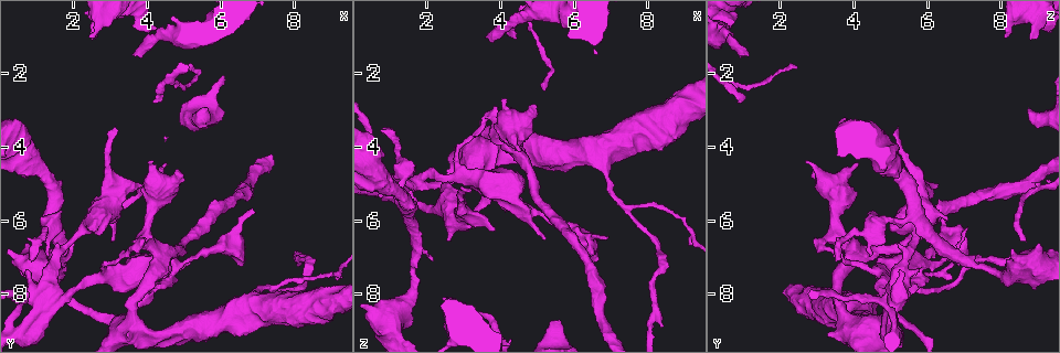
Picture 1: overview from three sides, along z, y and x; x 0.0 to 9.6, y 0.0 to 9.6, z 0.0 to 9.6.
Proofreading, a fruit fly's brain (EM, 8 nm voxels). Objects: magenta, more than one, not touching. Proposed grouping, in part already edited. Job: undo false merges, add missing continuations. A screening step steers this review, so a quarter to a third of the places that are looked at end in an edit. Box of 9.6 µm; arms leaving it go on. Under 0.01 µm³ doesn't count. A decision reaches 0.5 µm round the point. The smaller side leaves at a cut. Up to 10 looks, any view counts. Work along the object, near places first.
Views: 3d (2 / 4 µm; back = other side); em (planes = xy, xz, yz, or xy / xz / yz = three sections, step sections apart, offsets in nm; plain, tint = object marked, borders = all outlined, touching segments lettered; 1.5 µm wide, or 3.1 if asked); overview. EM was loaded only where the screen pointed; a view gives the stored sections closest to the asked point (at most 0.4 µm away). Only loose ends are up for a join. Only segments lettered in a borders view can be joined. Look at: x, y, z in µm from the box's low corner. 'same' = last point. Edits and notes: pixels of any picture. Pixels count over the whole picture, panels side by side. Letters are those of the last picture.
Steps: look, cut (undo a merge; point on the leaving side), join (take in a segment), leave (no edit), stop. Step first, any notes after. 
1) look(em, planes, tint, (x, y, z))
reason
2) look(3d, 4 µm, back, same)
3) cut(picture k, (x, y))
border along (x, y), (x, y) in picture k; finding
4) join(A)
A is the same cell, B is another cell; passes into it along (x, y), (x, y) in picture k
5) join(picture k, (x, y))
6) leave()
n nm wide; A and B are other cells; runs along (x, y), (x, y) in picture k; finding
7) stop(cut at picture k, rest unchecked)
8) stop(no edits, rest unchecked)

look(em, planes, borders, (6.95, 5.75, 6.45))
an open end

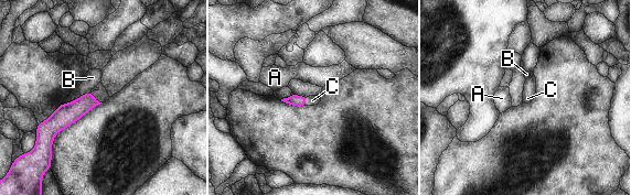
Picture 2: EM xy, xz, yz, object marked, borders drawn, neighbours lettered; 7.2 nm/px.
join(C)
C is the same cell, A and B are other cells; passes into it along (66, 114), (94, 98), (102, 95) in picture 2; the cell continues

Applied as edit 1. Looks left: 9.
look(overview)

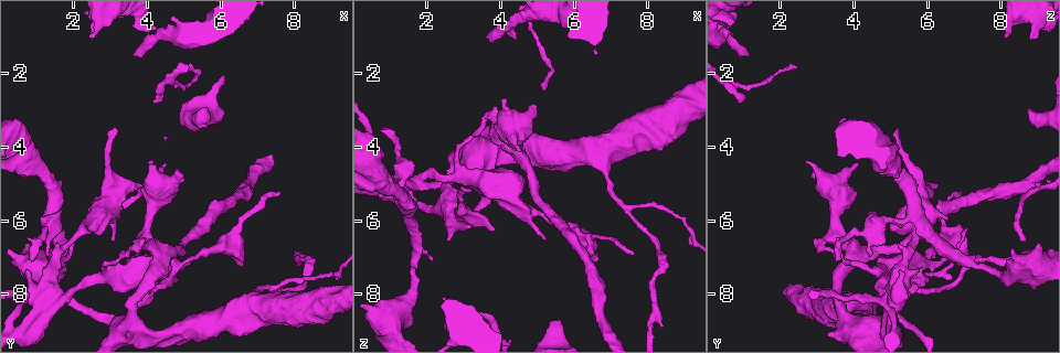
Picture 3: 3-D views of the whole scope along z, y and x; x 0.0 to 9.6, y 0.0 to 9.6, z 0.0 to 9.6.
look(3d, 4 µm, (3.05, 6.60, 8.70))

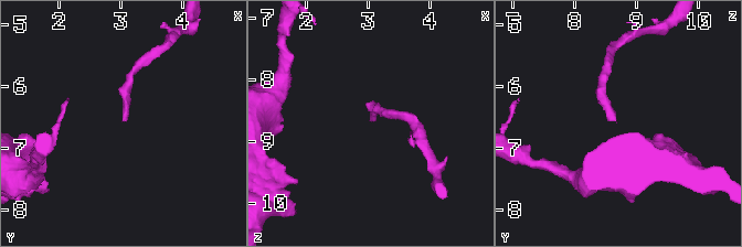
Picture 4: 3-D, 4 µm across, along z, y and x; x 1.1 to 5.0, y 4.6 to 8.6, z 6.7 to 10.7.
look(em, planes, tint, (3.05, 6.50, 8.65))
now the EM

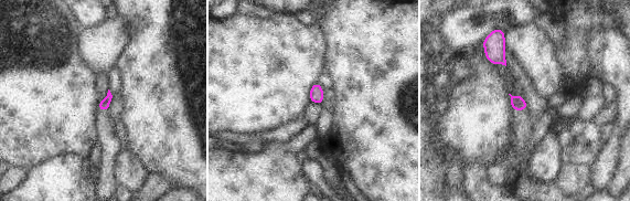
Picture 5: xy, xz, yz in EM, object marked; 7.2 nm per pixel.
look(em, planes, borders, same)
see the neighbours

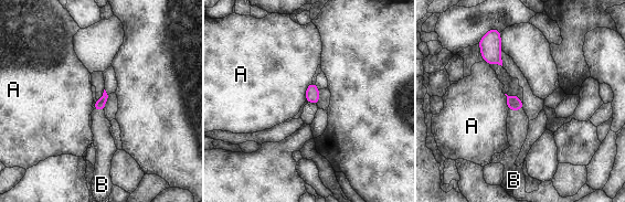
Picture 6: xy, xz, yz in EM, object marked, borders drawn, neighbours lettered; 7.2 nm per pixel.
join(B)
B is the same cell, A is another cell; passes into it along (514, 103), (515, 109), (517, 121) in picture 6; the cell continues

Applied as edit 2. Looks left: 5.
look(overview)

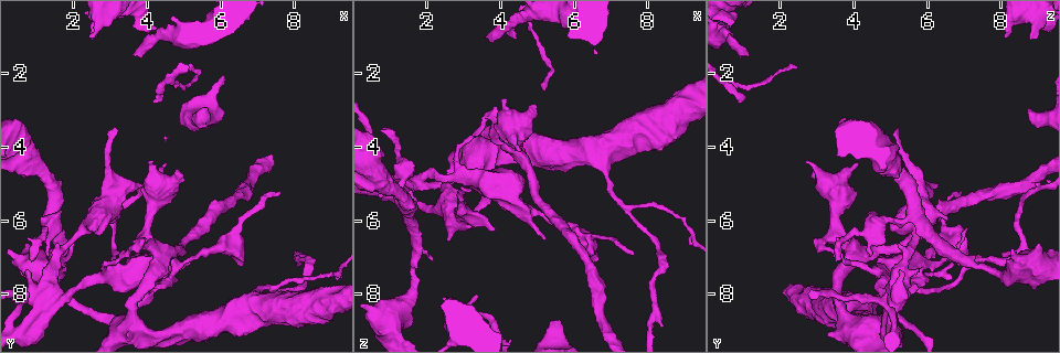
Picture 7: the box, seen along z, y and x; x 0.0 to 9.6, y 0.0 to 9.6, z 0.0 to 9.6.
look(3d, 2 µm, (0.80, 7.10, 3.60))
free end

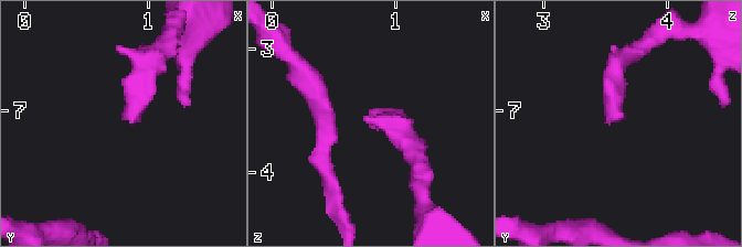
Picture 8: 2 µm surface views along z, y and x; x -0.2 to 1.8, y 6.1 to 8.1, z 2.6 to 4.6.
look(em, xy, step 8, borders, (0.78, 7.08, 3.56))

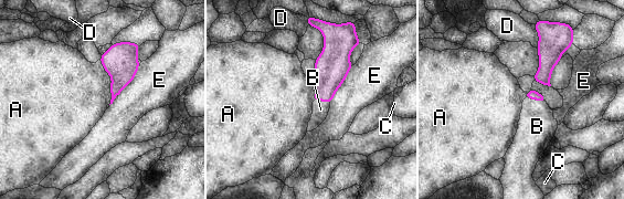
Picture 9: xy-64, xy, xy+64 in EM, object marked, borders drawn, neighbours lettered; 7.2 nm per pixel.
look(em, planes, borders, same)
cut it another way

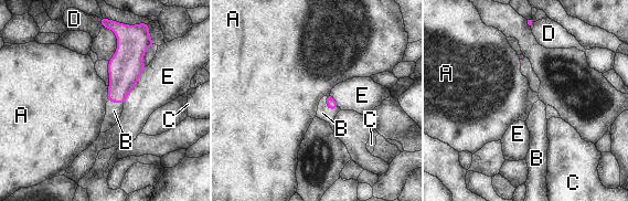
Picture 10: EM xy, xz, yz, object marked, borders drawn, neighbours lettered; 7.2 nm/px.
join(B)
E touches over 320 nm; B is the same cell, A, C, D and E are other cells; passes into it along (331, 103), (328, 108), (322, 113) in picture 10; it goes on there

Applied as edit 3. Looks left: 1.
stop(join at picture 2, join at picture 6, join at picture 10, rest unchecked)

